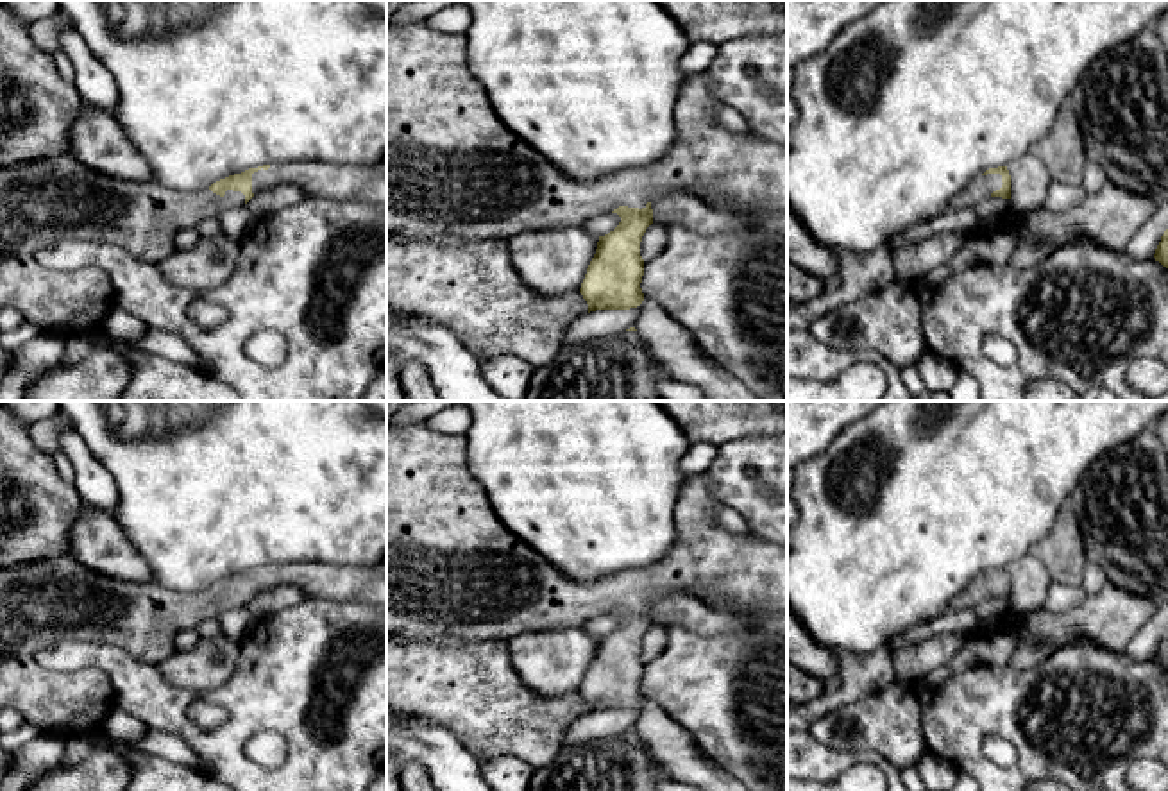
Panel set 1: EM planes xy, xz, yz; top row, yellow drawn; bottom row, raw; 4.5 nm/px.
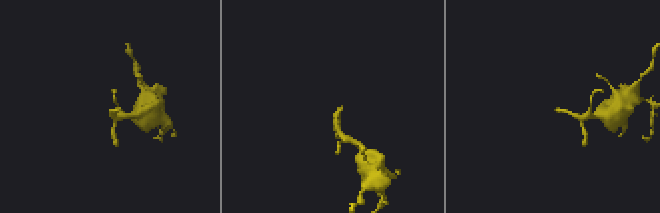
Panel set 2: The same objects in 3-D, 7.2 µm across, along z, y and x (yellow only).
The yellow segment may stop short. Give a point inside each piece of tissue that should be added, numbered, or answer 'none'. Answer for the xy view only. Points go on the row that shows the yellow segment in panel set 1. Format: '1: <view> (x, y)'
1: xy (42, 201)

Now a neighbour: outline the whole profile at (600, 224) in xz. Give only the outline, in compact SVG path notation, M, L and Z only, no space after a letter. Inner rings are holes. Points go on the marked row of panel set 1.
M597 213L583 222L583 227L596 236L605 236L621 222L617 213Z

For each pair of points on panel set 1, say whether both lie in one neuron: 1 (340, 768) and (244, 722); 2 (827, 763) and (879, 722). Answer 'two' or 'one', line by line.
1: one
2: two

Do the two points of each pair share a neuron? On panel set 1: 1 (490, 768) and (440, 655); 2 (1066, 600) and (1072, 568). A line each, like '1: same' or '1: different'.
1: different
2: different

